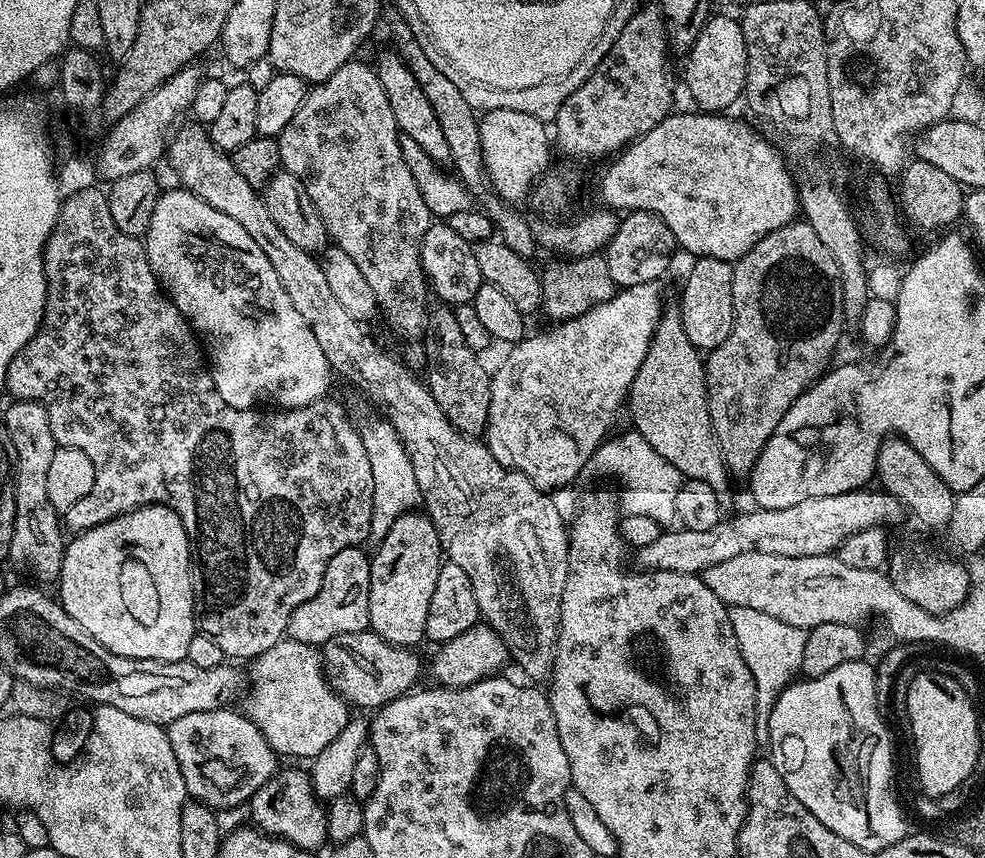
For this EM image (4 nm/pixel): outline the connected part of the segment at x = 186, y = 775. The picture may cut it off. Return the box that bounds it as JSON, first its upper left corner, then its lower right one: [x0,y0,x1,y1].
[166,706,278,810]

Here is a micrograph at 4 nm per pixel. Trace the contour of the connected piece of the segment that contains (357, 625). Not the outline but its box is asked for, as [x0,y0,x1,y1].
[287,547,372,646]

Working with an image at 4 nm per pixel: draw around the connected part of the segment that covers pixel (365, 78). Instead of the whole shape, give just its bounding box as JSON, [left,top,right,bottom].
[278,58,434,341]

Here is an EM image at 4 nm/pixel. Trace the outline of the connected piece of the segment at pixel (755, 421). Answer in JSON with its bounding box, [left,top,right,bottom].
[704,222,846,478]

